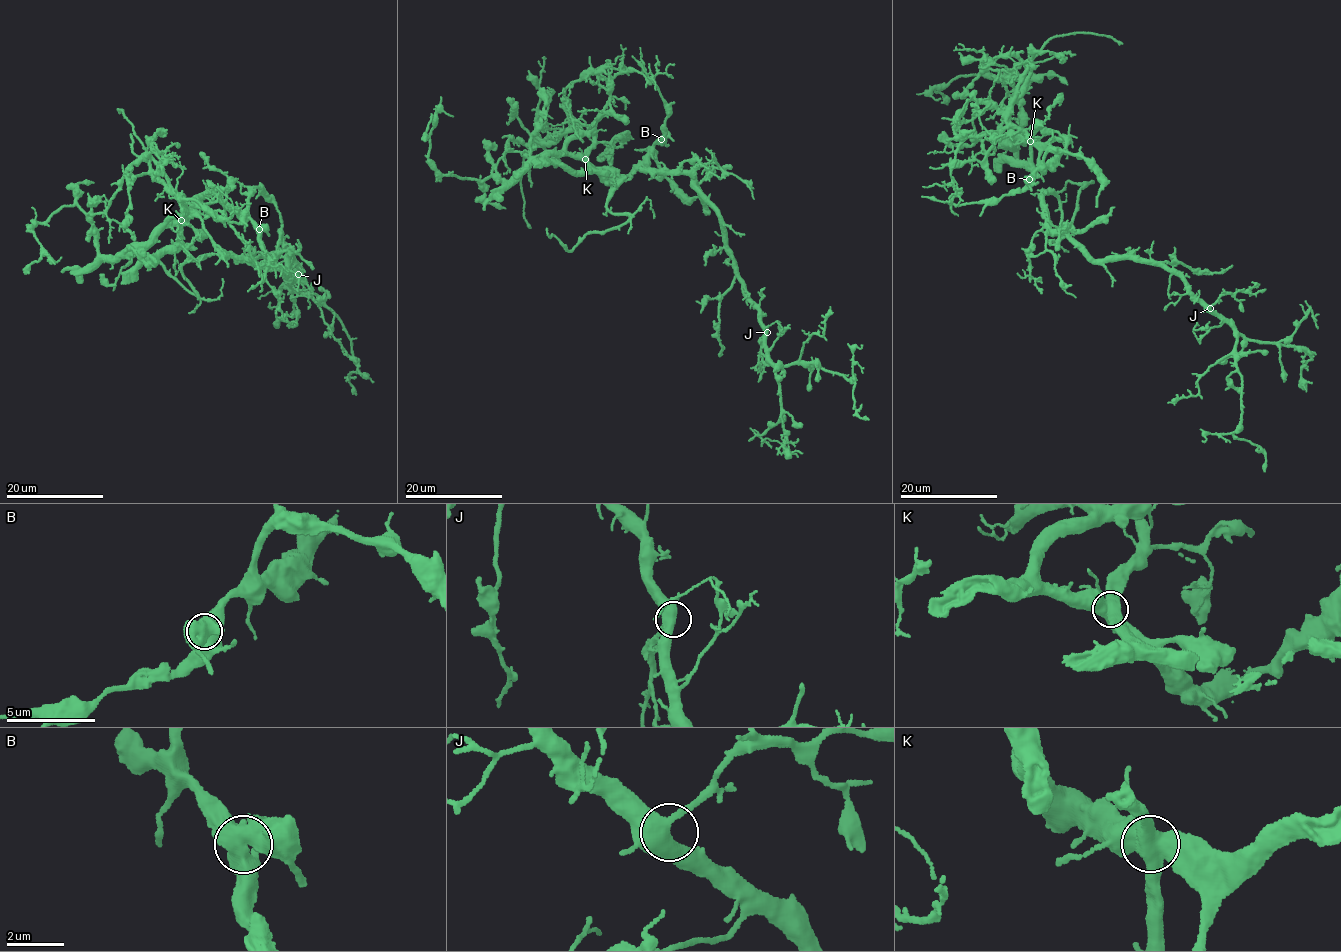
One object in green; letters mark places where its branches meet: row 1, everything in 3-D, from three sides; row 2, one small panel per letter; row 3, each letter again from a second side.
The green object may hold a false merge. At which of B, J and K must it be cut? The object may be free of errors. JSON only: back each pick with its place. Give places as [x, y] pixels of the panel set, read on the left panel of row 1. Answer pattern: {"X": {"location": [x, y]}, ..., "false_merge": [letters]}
{"false_merge": []}

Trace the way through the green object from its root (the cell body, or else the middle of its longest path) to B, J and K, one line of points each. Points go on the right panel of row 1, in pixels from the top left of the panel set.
B: (1047, 218), (1039, 196), (1046, 192), (1037, 189), (1031, 147), (1066, 138), (1064, 150), (1039, 165), (1029, 179)
J: (1047, 218), (1053, 231), (1067, 232), (1094, 260), (1138, 258), (1173, 271), (1210, 308)
K: (1047, 218), (1039, 196), (1046, 192), (1037, 189), (1030, 142)

